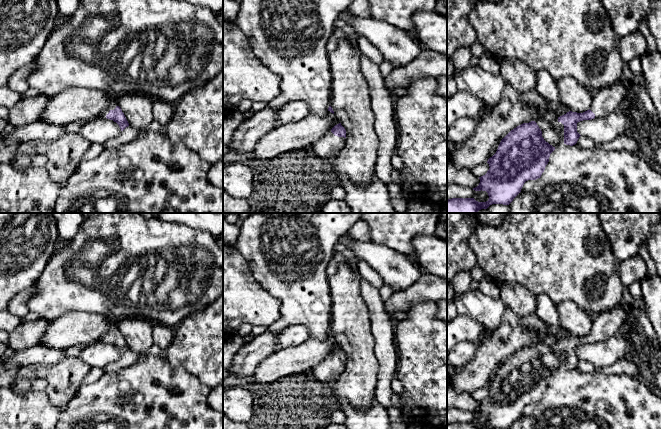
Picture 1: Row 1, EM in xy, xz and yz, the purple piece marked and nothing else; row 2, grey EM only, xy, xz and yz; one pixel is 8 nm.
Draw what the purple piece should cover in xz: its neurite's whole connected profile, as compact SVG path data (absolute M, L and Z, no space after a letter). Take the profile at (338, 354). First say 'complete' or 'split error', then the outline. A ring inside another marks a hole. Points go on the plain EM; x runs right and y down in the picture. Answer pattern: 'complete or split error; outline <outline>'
split error; outline M341 347L335 349L330 356L316 364L312 371L321 382L331 385L333 379L337 378L346 365L346 354Z

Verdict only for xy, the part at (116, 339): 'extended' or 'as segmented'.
extended

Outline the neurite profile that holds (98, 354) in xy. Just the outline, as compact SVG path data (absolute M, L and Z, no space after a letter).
M97 341L86 345L78 358L91 367L104 368L121 357L119 349L113 344Z

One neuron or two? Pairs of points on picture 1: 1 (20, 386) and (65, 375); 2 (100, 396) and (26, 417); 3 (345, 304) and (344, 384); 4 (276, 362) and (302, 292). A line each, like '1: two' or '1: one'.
1: one
2: two
3: one
4: two

